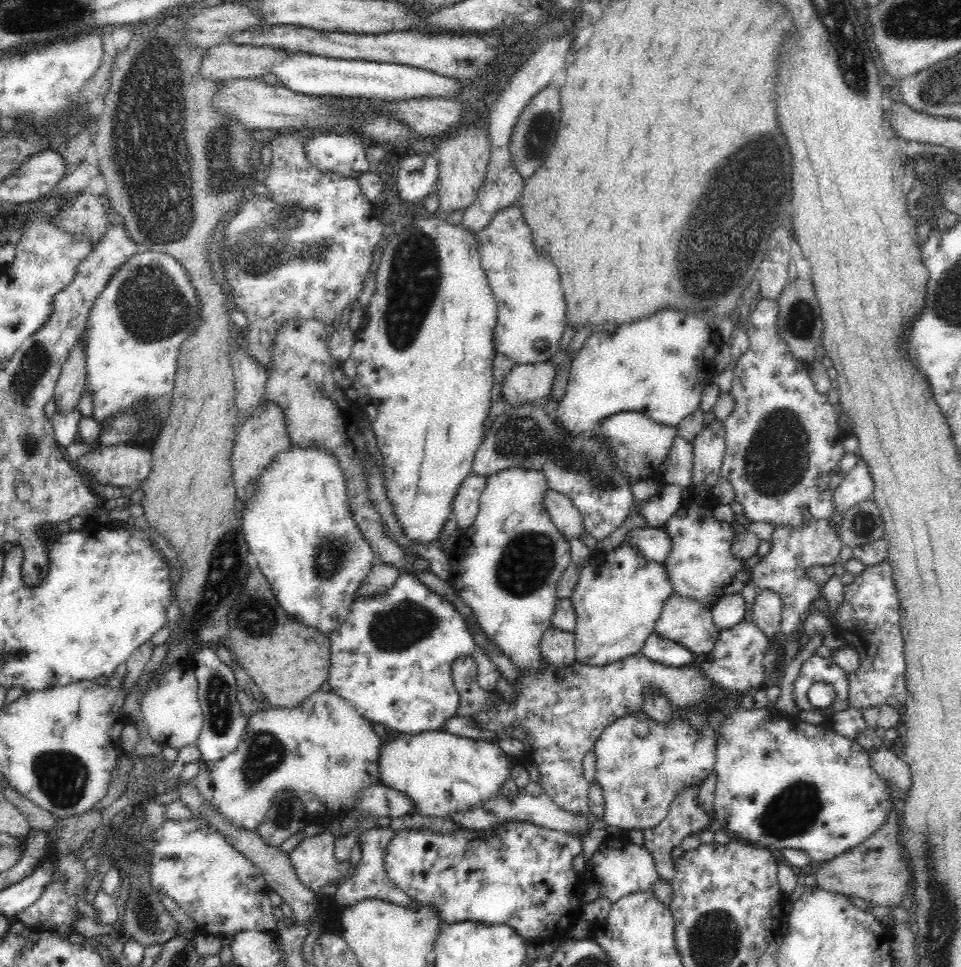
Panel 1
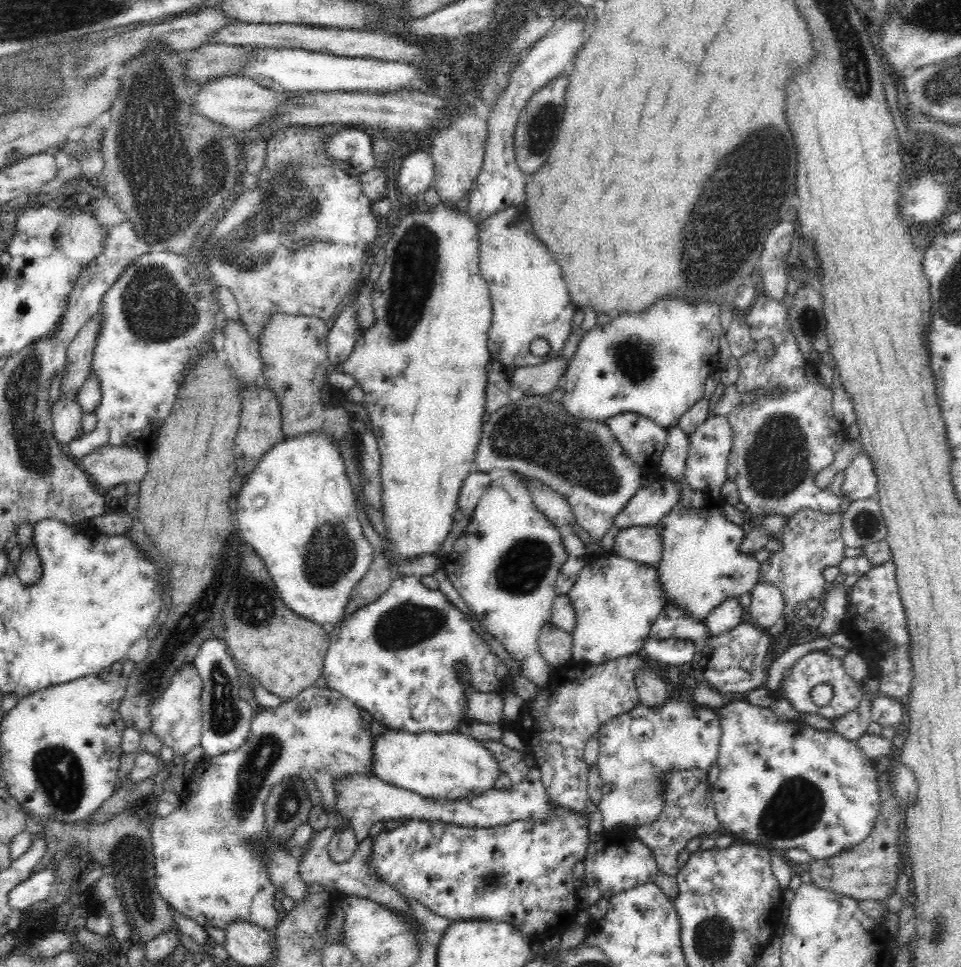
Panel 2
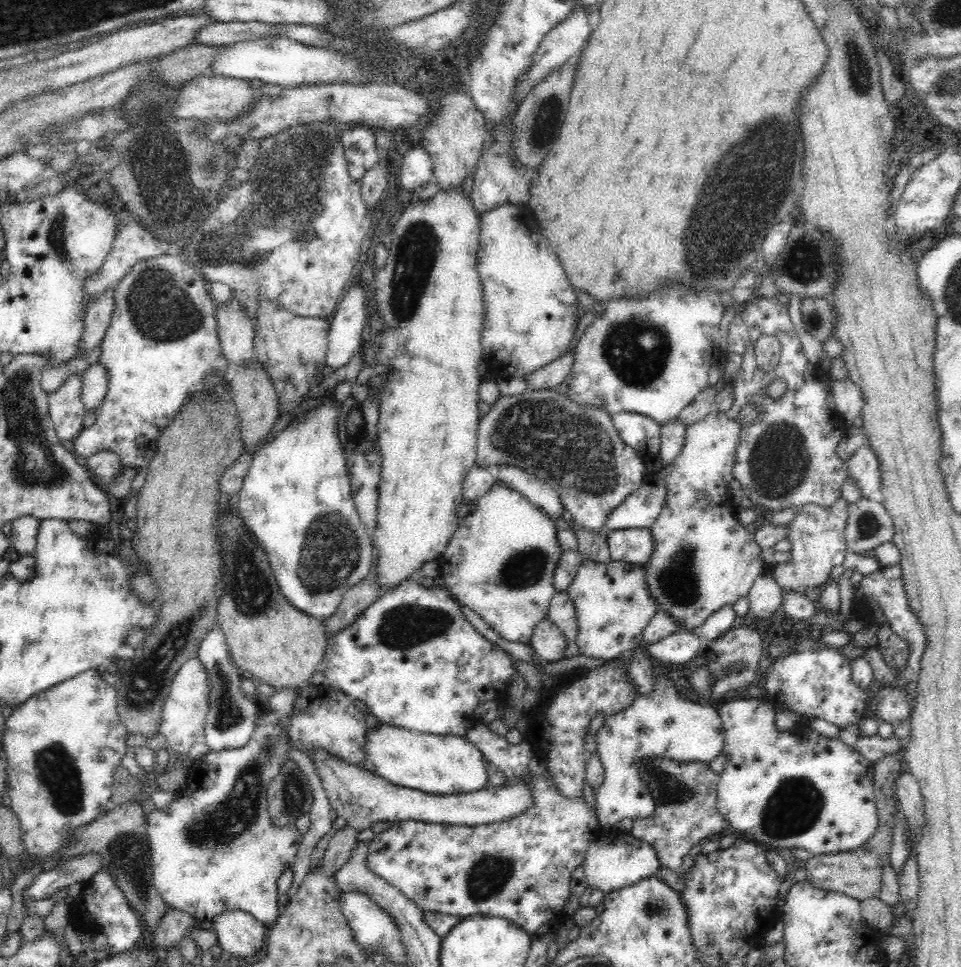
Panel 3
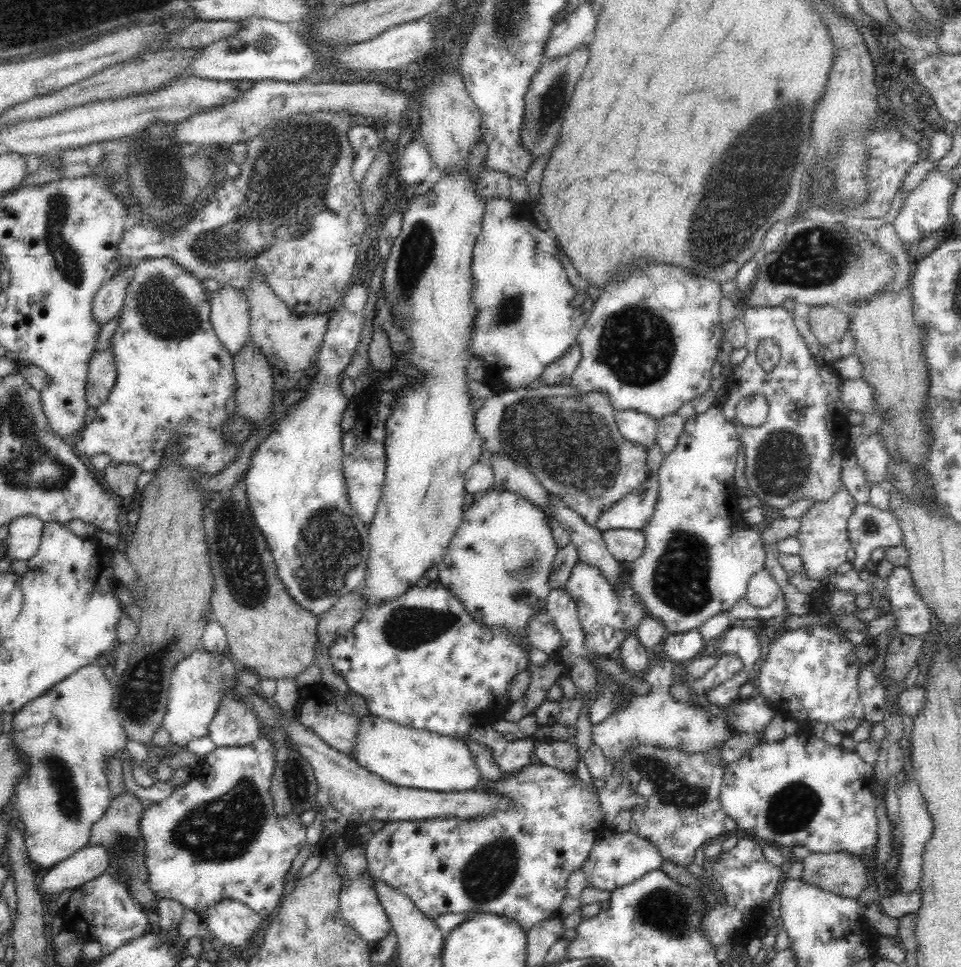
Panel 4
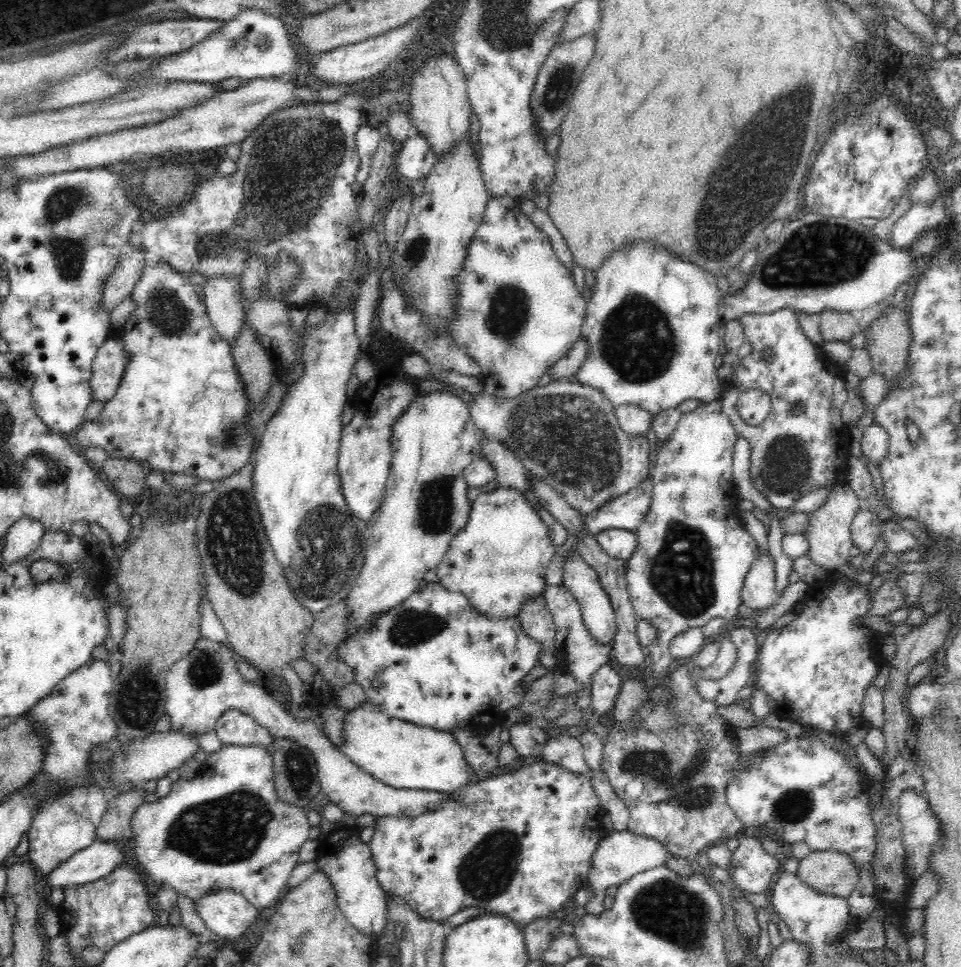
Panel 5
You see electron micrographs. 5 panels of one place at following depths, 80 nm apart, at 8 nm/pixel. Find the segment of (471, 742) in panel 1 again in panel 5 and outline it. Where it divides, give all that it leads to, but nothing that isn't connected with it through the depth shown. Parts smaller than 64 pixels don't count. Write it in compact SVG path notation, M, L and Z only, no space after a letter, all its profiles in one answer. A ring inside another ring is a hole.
M369 702L358 710L348 711L343 733L345 743L339 749L368 775L392 788L448 794L470 786L478 779L451 732L389 718Z

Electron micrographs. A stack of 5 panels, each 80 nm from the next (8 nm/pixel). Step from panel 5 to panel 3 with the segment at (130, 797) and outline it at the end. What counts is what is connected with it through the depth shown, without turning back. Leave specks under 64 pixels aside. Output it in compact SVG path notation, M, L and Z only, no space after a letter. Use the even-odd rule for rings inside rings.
M124 803L122 805L110 808L104 815L94 818L92 822L78 826L78 828L70 828L66 834L64 844L54 850L52 854L44 856L41 861L30 865L22 874L19 874L12 886L12 910L8 916L6 923L7 934L19 931L24 923L24 918L28 916L27 911L22 902L22 890L33 882L33 879L40 873L50 870L50 862L62 862L72 858L75 855L98 855L102 863L103 870L106 870L114 878L114 884L122 889L122 894L132 911L137 915L137 918L144 921L144 926L148 932L153 932L156 927L162 922L162 918L166 916L168 906L155 889L153 883L152 857L151 848L147 835L147 819L144 816L144 811L132 803Z

